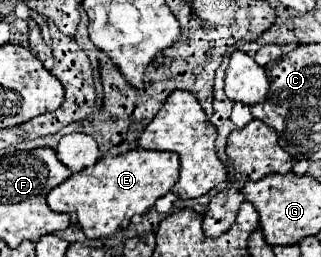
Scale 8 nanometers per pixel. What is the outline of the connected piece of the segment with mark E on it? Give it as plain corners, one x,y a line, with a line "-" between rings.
135,148
119,156
105,156
97,164
83,168
81,172
71,174
63,184
53,188
47,194
47,204
55,212
73,212
77,214
77,220
85,232
87,238
101,238
101,236
111,236
123,226
123,220
131,220
135,214
145,214
157,198
165,196
173,184
179,178
179,154
173,152
155,152
155,150
143,150

